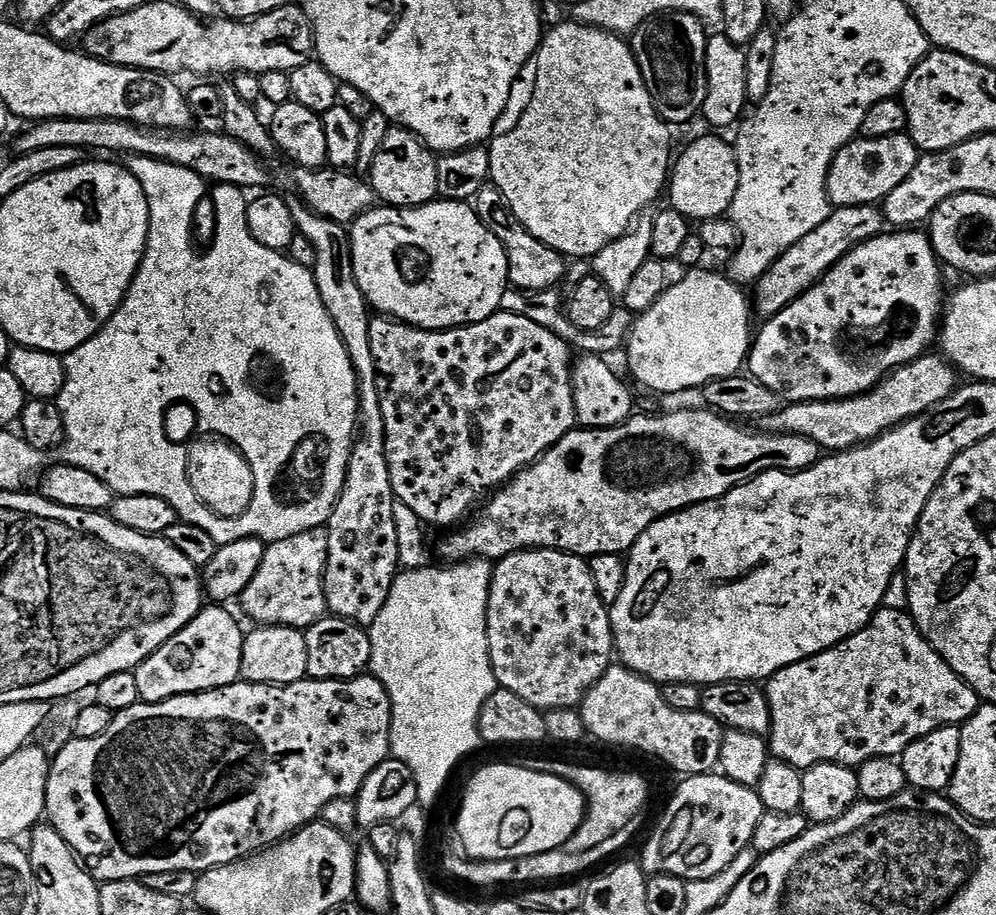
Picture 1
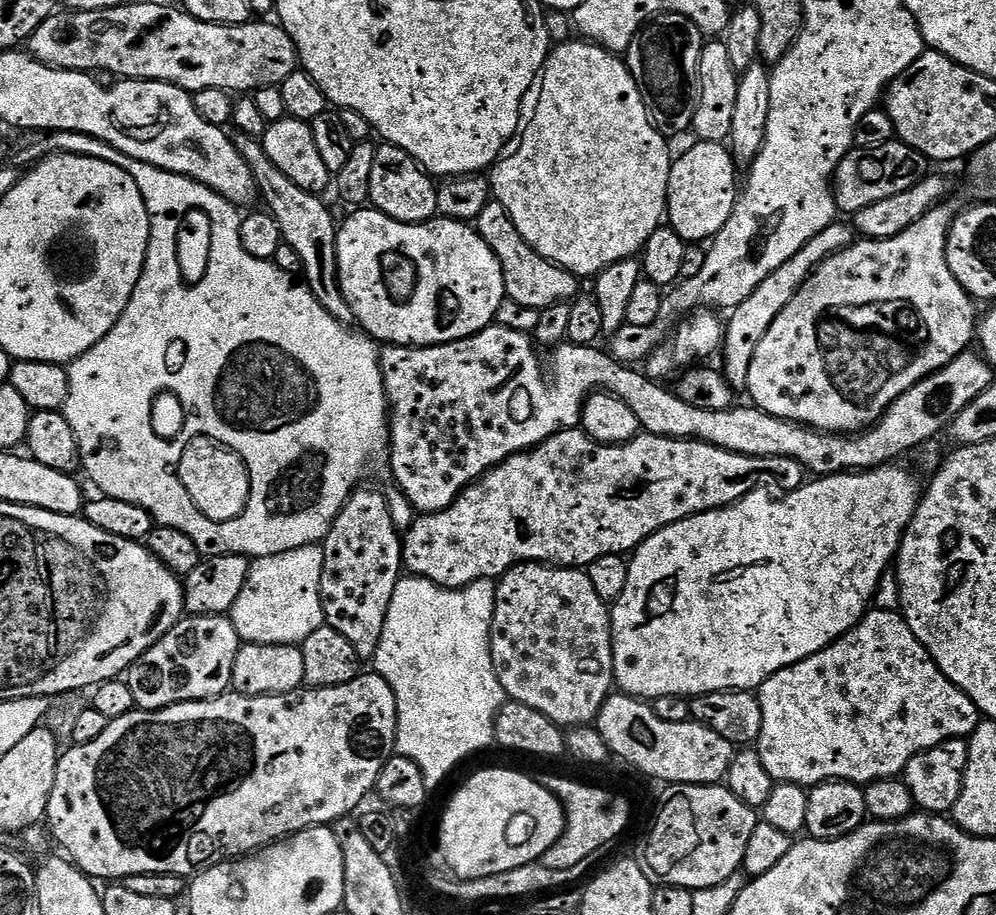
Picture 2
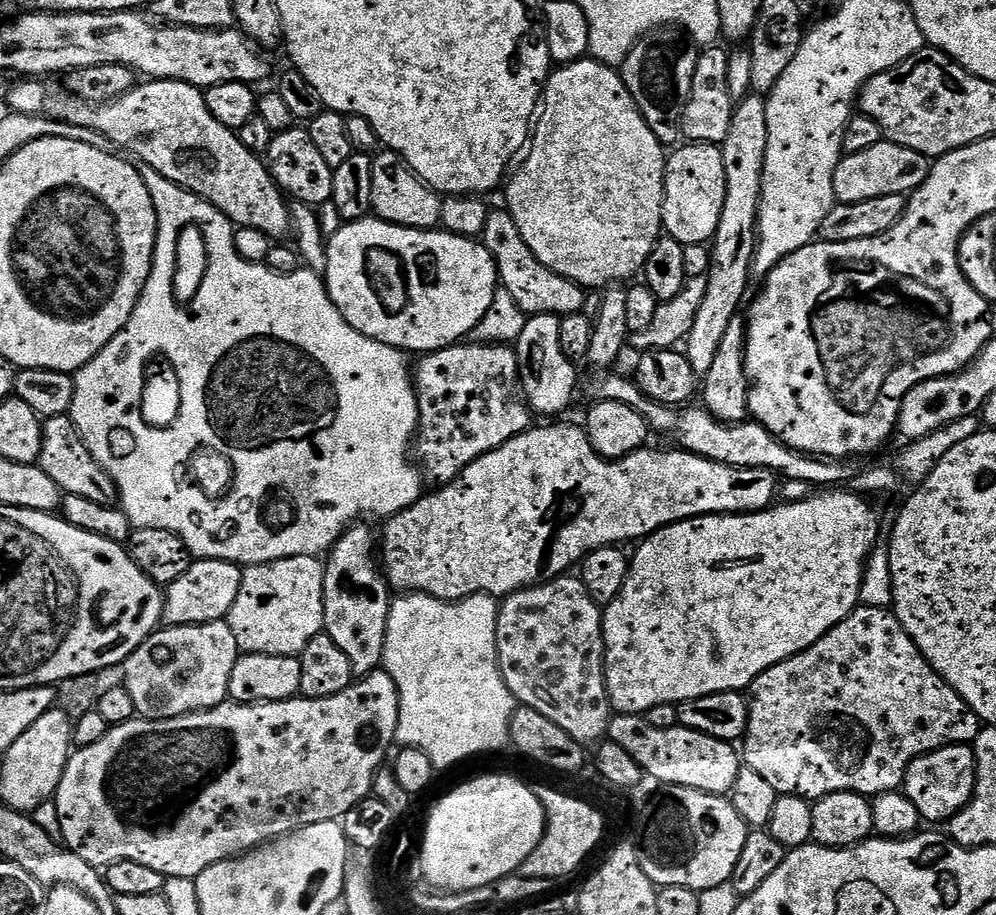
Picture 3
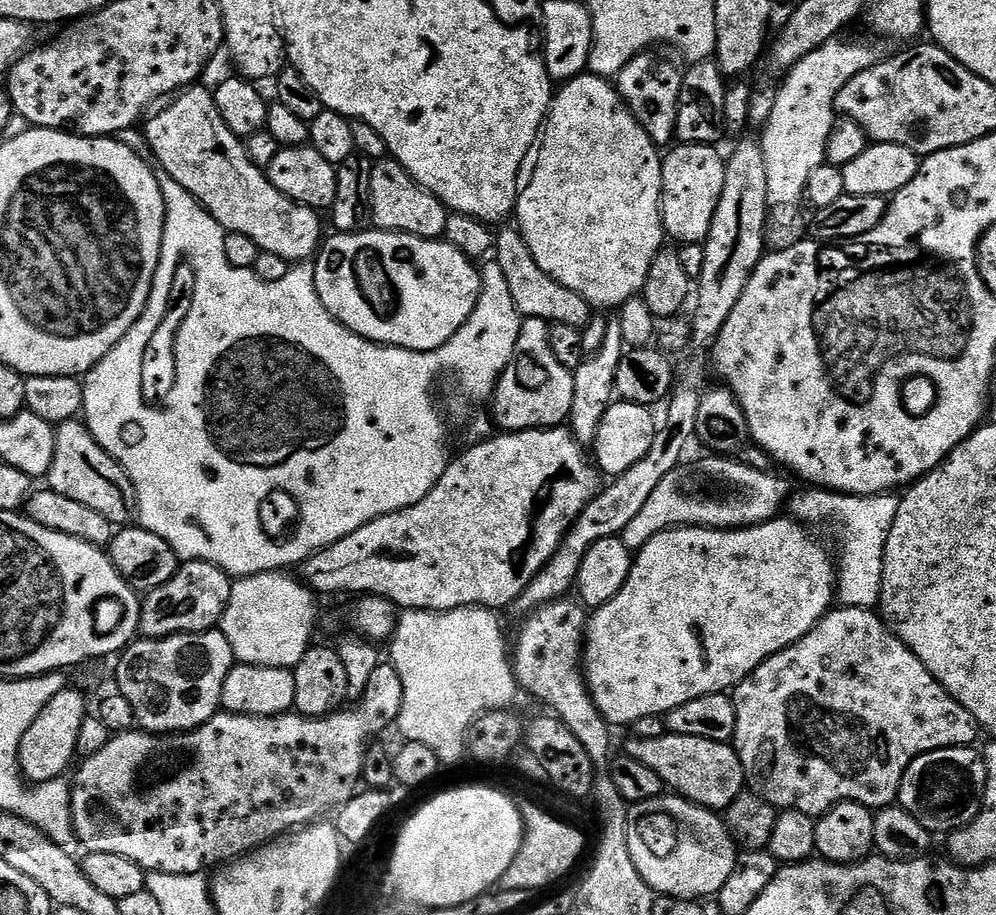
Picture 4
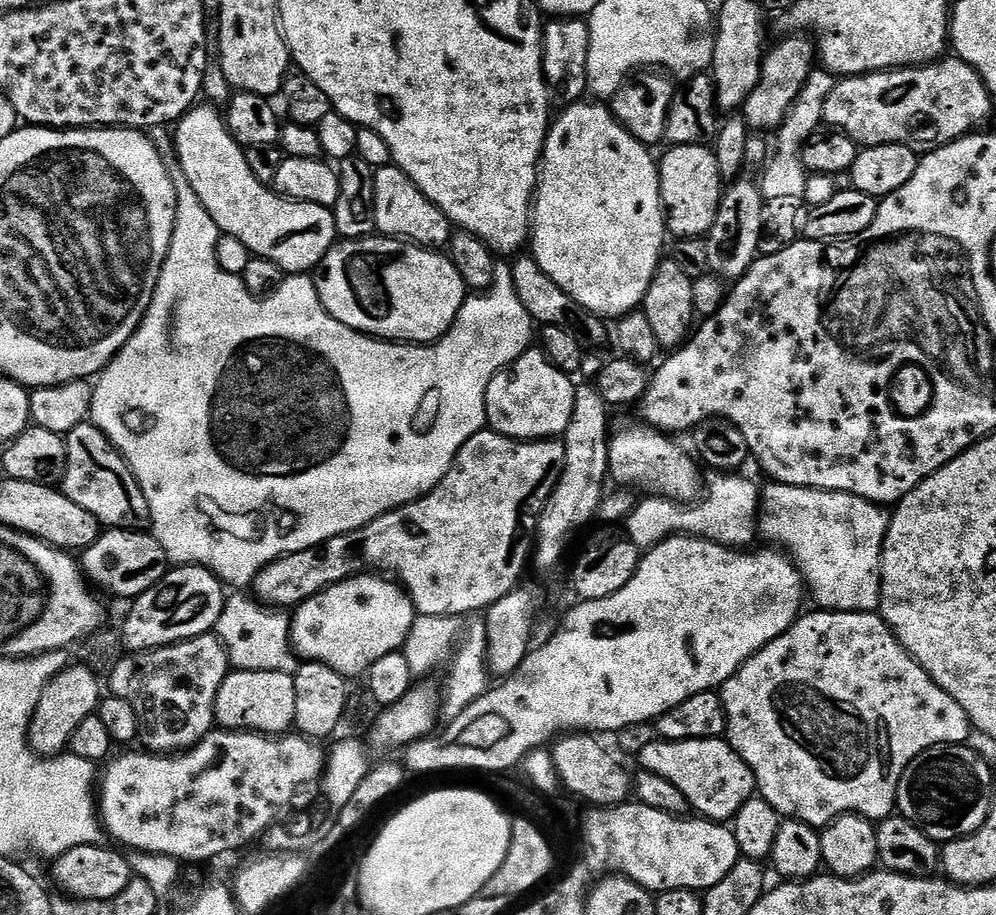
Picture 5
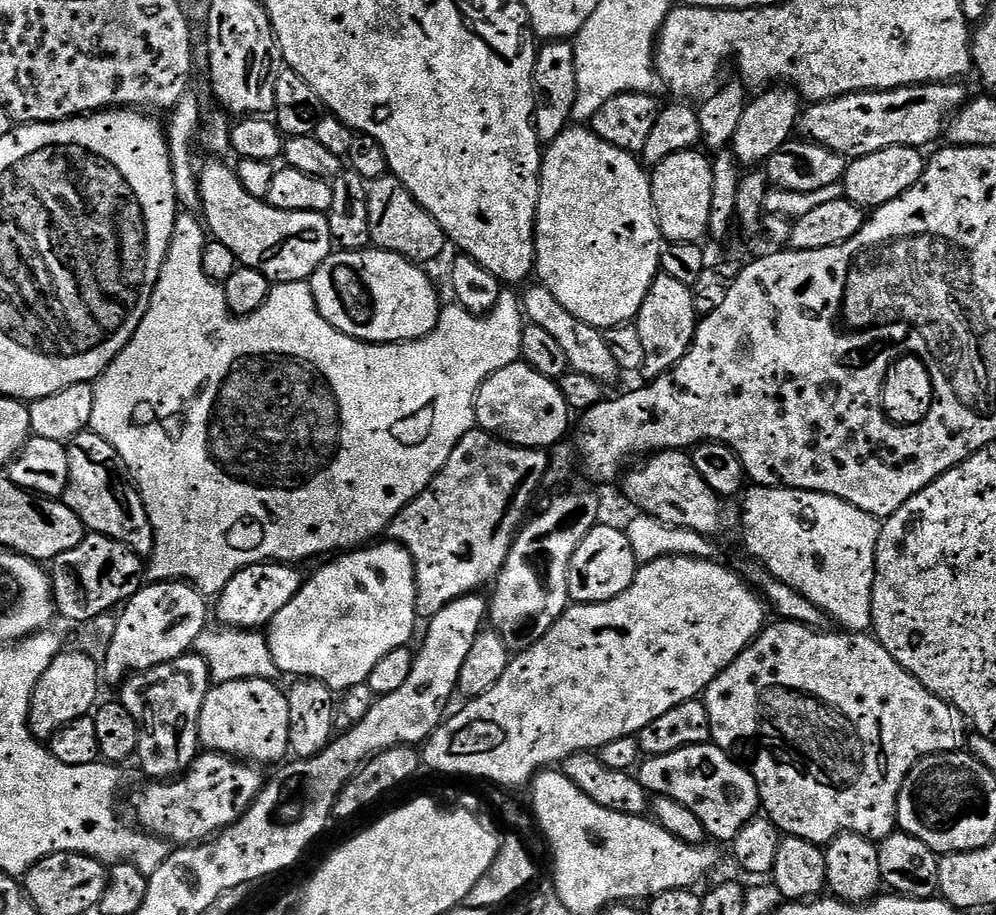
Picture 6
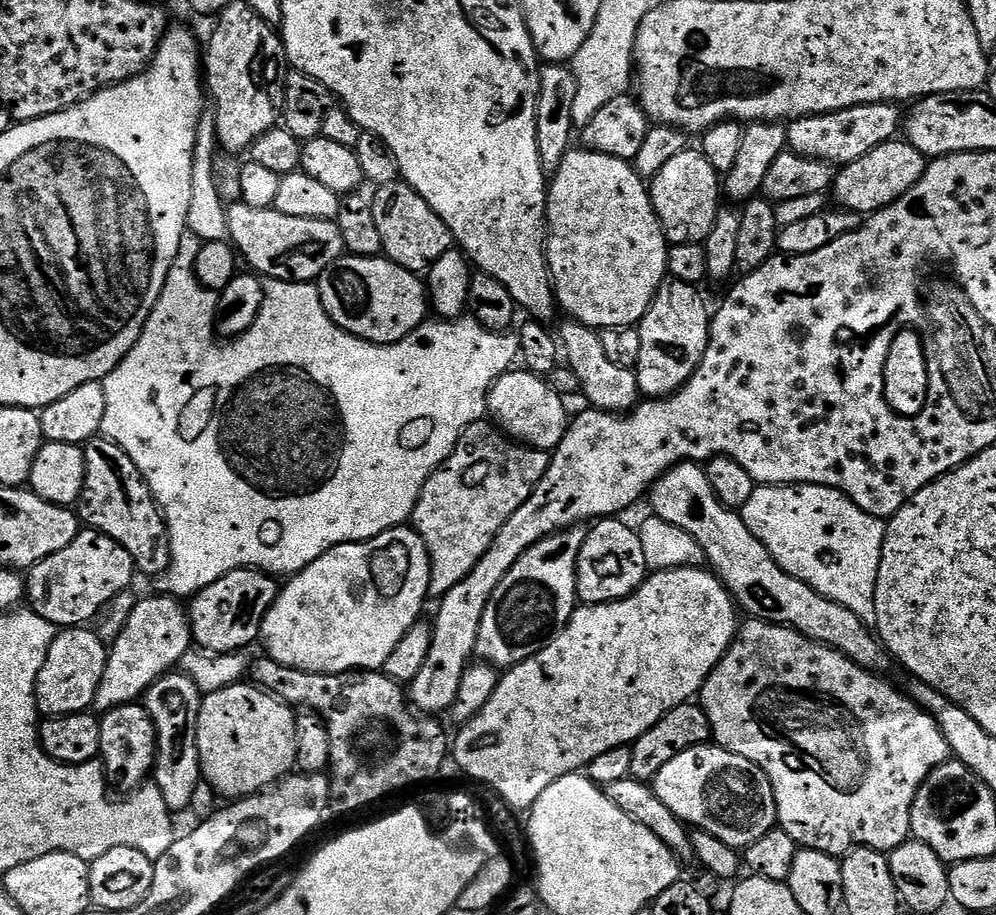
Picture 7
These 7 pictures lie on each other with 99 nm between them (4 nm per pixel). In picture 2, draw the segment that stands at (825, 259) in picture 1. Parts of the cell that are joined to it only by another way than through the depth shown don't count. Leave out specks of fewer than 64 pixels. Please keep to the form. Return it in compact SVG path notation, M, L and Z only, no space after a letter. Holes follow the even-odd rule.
M834 222L830 226L826 226L826 230L822 230L822 234L810 238L810 242L806 242L806 246L802 246L802 250L798 250L798 254L794 254L794 258L782 262L782 266L778 266L778 270L774 270L774 274L770 274L770 278L765 278L759 284L758 290L754 290L754 294L750 294L750 298L746 298L746 302L742 302L742 306L731 309L727 313L728 320L726 316L726 323L722 328L722 356L724 352L722 373L732 389L747 389L750 378L750 362L754 362L754 353L758 351L762 338L766 338L766 330L770 330L770 326L774 326L774 318L778 318L778 314L796 297L800 287L812 276L812 271L826 258L846 250L853 244L853 225L840 223Z

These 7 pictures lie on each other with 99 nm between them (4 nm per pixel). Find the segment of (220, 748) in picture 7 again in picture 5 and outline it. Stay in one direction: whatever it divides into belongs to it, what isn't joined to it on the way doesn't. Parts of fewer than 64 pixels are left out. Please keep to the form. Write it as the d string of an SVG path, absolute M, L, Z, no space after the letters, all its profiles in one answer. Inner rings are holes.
M254 670L229 671L227 678L216 695L212 709L216 715L215 723L221 729L233 732L260 732L263 736L278 736L287 733L296 723L294 718L295 675L286 672L255 672Z

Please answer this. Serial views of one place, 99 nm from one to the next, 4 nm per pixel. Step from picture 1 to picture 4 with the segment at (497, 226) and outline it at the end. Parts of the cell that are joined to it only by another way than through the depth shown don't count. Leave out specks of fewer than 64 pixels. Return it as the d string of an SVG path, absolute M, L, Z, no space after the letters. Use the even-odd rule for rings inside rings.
M504 226L495 233L494 262L502 266L502 274L506 274L506 282L510 282L510 294L514 294L514 306L521 317L533 316L554 324L571 322L577 326L583 325L583 320L590 313L590 305L574 294L574 290L566 290L566 286L554 282L554 278L550 278L546 270L534 262L534 254L530 254L515 227Z

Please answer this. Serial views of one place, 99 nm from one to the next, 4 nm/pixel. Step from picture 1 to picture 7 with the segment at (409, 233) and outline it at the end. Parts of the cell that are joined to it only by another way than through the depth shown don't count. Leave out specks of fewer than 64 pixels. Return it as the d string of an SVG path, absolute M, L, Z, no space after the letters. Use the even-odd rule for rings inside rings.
M345 254L322 273L318 281L326 314L342 330L371 344L396 344L425 323L430 303L426 284L417 273L379 256Z

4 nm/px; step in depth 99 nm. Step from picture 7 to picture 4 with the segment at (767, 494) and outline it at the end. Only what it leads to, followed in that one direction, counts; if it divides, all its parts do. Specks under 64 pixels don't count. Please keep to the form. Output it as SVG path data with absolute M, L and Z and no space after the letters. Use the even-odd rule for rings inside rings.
M831 490L808 491L812 492L797 491L789 499L786 508L791 519L808 526L829 524L830 527L836 528L836 536L840 539L840 558L838 554L836 577L839 603L846 608L875 609L880 603L882 594L882 566L886 538L890 534L890 526L894 526L894 518L898 518L901 497L896 494L849 496Z

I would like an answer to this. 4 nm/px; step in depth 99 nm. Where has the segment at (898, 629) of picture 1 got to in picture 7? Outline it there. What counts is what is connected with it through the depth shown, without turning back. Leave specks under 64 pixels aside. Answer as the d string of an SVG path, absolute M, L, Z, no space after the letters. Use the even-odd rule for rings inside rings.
M748 618L745 621L745 624L743 621L737 627L736 637L732 639L731 646L718 662L718 666L714 666L714 670L706 678L698 693L698 703L704 709L712 727L711 739L727 752L733 752L754 762L767 774L770 786L774 790L778 827L786 834L790 834L790 838L794 838L794 842L800 848L818 850L822 854L830 854L837 858L843 857L845 852L850 852L853 848L873 848L891 854L912 836L912 807L918 790L924 785L924 779L952 756L940 724L929 712L918 707L901 689L899 692L890 681L884 680L888 678L867 672L841 652L827 648L817 640L806 638L801 632L795 632L784 624L771 624L755 618Z

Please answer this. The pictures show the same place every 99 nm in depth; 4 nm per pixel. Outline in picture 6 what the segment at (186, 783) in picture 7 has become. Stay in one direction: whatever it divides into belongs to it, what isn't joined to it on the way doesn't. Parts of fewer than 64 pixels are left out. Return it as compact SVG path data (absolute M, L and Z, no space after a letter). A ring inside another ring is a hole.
M185 654L145 672L133 672L119 685L119 703L135 718L136 727L140 730L136 756L148 778L167 782L182 776L201 755L202 702L206 702L206 694L212 683L212 674L203 657Z

